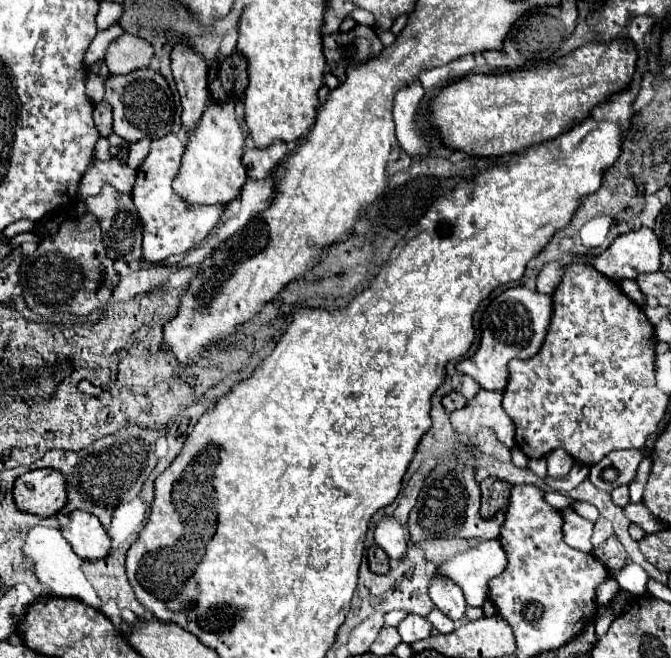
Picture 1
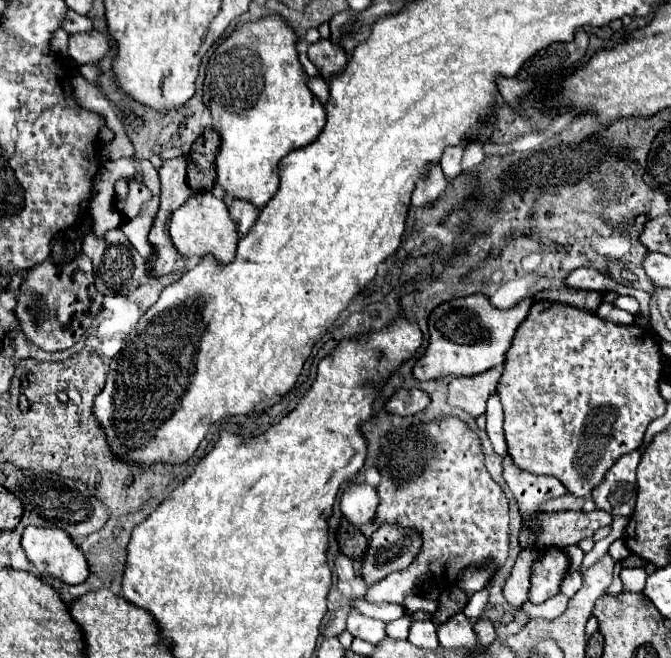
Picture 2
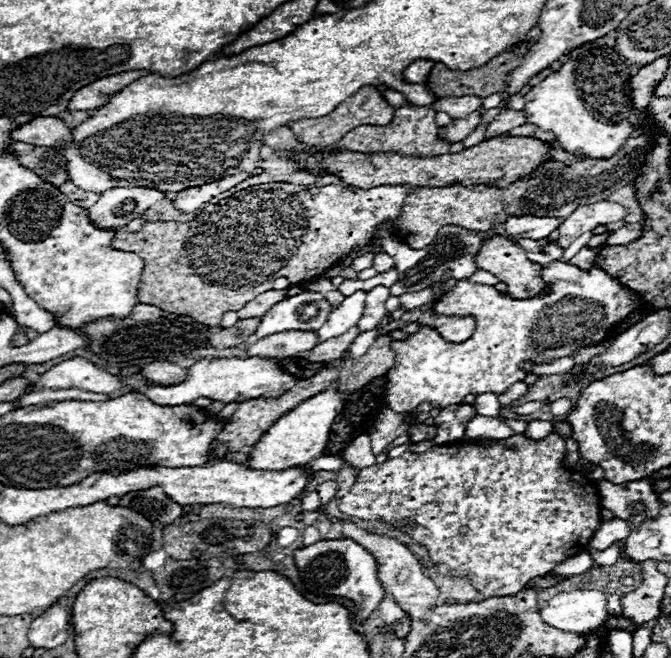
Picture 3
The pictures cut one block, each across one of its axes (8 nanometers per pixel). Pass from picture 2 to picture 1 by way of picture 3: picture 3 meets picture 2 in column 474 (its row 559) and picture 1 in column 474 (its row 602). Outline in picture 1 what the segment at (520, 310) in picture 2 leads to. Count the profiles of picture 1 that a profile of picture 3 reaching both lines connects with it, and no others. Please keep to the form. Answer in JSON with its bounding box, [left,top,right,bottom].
[458,286,552,392]

